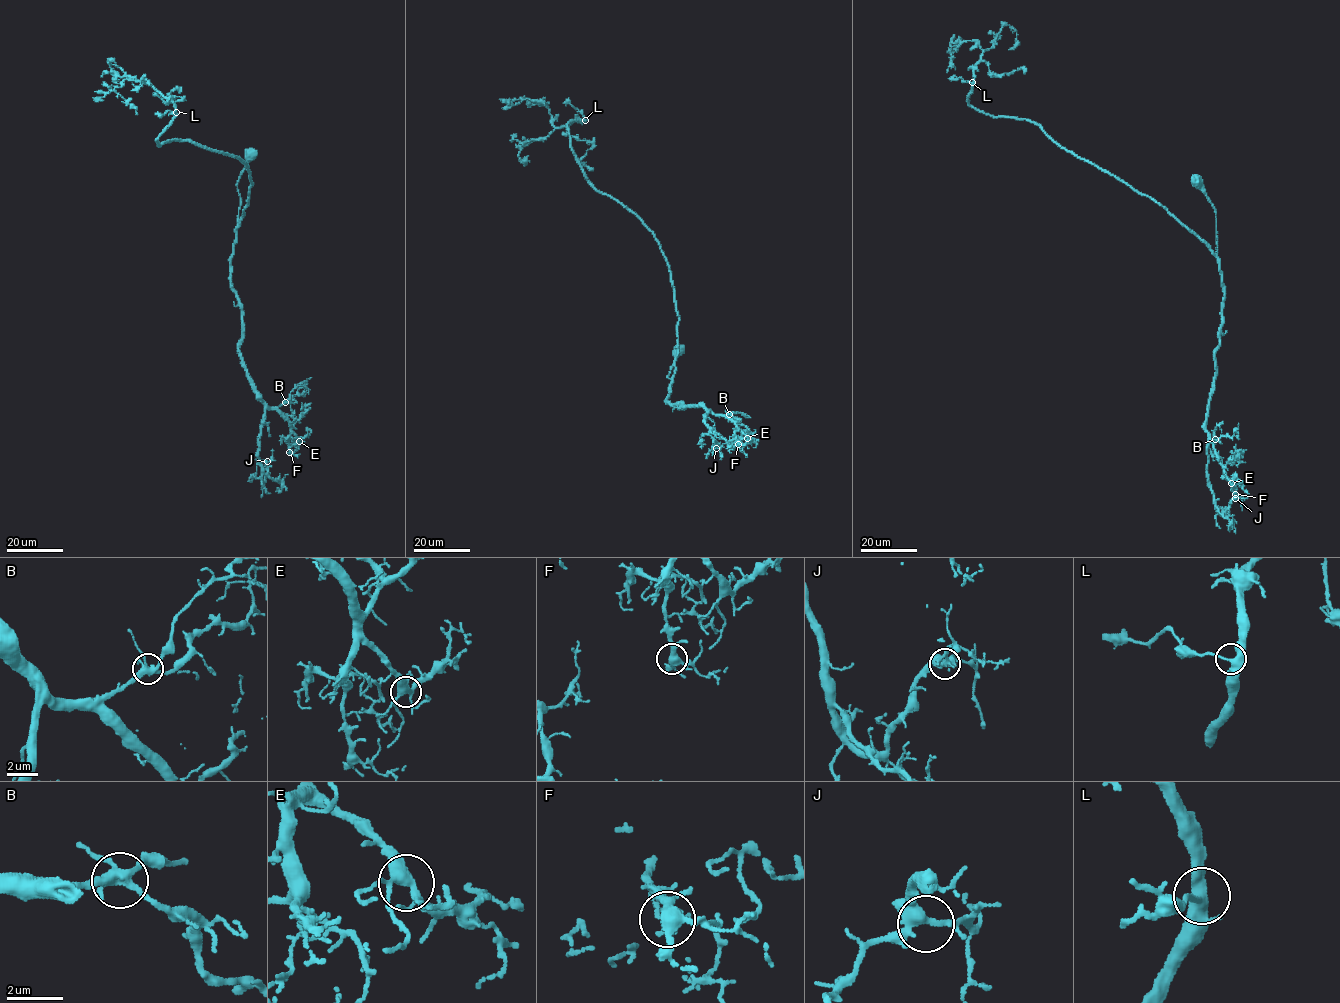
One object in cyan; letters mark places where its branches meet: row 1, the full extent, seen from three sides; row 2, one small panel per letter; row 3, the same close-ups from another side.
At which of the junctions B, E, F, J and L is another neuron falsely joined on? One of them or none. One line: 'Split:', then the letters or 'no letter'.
Split: no letter

